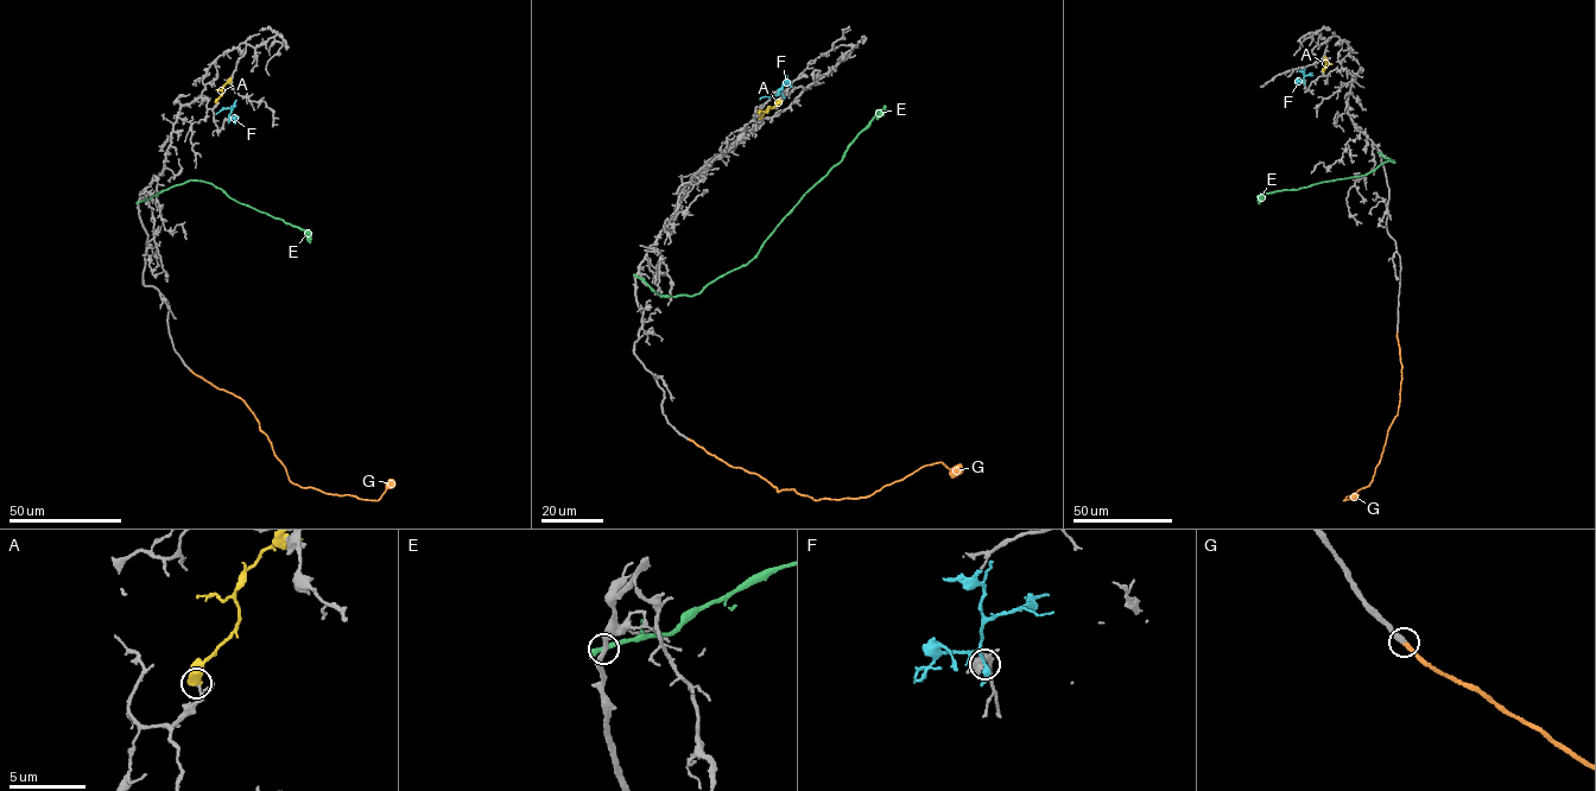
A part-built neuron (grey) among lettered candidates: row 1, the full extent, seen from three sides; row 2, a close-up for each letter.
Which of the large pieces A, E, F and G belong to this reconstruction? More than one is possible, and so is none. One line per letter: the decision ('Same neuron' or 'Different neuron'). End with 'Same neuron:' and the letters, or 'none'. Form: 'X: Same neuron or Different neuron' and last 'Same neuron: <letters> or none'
A: Different neuron
E: Different neuron
F: Different neuron
G: Same neuron
Same neuron: G

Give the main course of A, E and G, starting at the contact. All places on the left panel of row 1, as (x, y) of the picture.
A: (216, 102), (229, 77)
E: (138, 202), (192, 179), (202, 181), (236, 202), (304, 231), (309, 242)
G: (190, 369), (242, 399), (291, 482), (333, 494), (378, 500), (393, 480)

